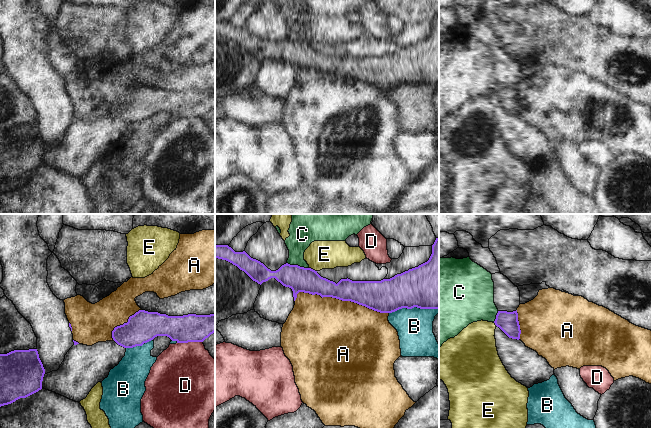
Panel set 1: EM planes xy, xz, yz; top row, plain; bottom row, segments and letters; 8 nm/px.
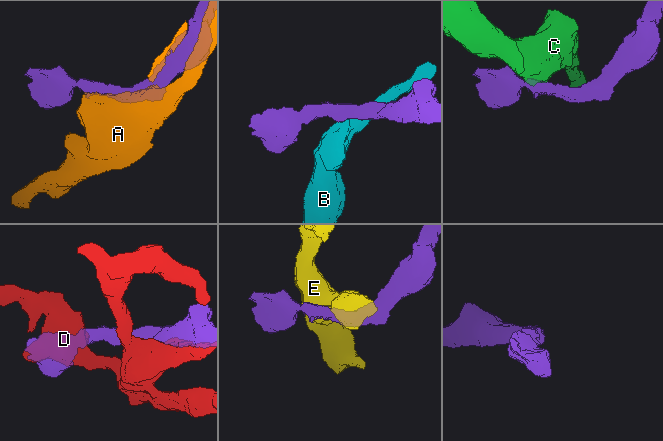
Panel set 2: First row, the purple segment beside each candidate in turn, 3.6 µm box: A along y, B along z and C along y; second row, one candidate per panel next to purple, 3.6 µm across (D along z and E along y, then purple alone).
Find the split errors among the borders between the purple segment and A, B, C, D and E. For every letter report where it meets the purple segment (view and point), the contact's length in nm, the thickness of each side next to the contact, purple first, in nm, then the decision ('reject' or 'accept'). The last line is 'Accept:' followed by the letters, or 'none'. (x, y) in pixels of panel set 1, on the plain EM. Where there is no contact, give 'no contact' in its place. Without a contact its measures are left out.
A: xz (340, 75) | 750 nm | 220/500 nm | reject
B: xz (413, 83) | 400 nm | 380/280 nm | reject
C: xz (297, 41) | 180 nm | 200/190 nm | reject
D: xy (189, 117) | 200 nm | 220/480 nm | reject
E: xz (312, 45) | 70 nm | 200/220 nm | reject
Accept: none

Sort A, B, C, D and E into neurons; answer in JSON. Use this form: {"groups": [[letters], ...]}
{"groups": [["A"], ["B"], ["C"], ["D"], ["E"]]}

